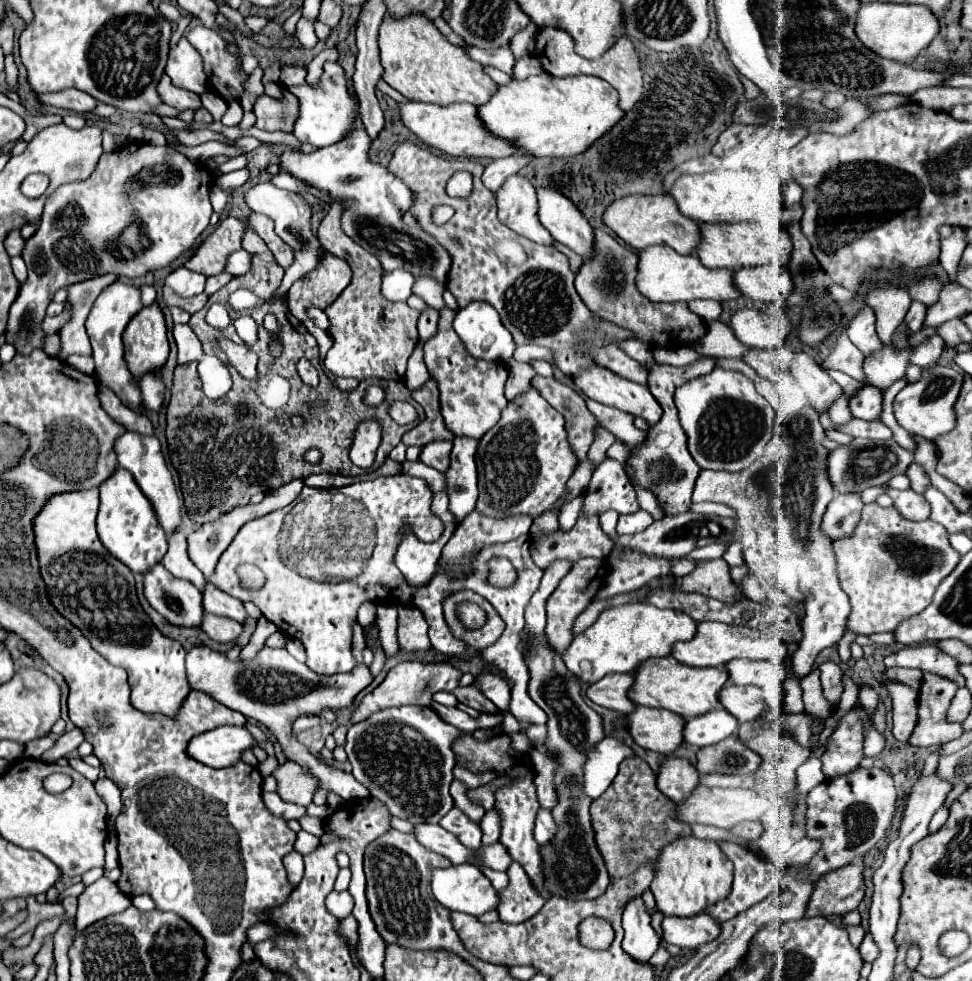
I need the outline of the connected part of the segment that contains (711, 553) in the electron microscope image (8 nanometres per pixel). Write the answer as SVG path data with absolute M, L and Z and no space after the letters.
M705 547L705 549L697 549L691 553L691 559L719 559L723 557L723 553L727 551L727 547Z

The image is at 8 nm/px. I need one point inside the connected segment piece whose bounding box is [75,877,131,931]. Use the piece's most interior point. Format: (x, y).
(101, 899)

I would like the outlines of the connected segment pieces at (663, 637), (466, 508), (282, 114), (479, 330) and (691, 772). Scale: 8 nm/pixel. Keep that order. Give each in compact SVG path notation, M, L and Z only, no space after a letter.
M649 603L621 605L605 609L597 621L579 633L561 653L563 663L585 683L595 683L607 673L633 673L635 667L649 657L665 657L677 641L689 641L695 635L697 623L673 609L659 609Z
M455 437L451 451L451 465L445 471L449 511L455 515L455 523L461 523L473 509L477 501L477 467L475 467L477 441Z
M283 87L283 99L261 95L255 103L253 113L257 115L257 129L263 131L289 131L295 125L295 111L299 109L297 97Z
M471 301L459 309L453 329L471 355L485 361L509 361L517 349L509 331L501 325L497 311L485 301Z
M665 757L659 765L657 787L675 803L691 795L699 783L699 773L693 763L683 757Z

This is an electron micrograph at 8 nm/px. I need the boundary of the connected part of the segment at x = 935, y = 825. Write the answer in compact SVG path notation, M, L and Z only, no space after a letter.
M942 805L932 817L929 823L929 833L936 833L947 821L949 809Z

